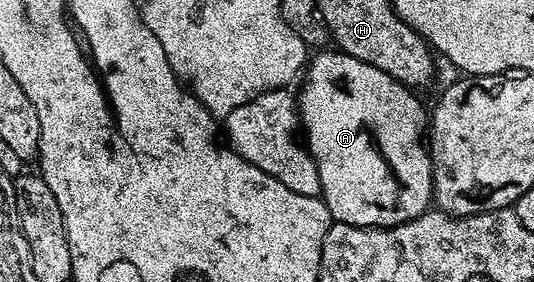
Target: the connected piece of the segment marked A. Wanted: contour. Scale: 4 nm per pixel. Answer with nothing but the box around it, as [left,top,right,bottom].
[296,50,434,228]

